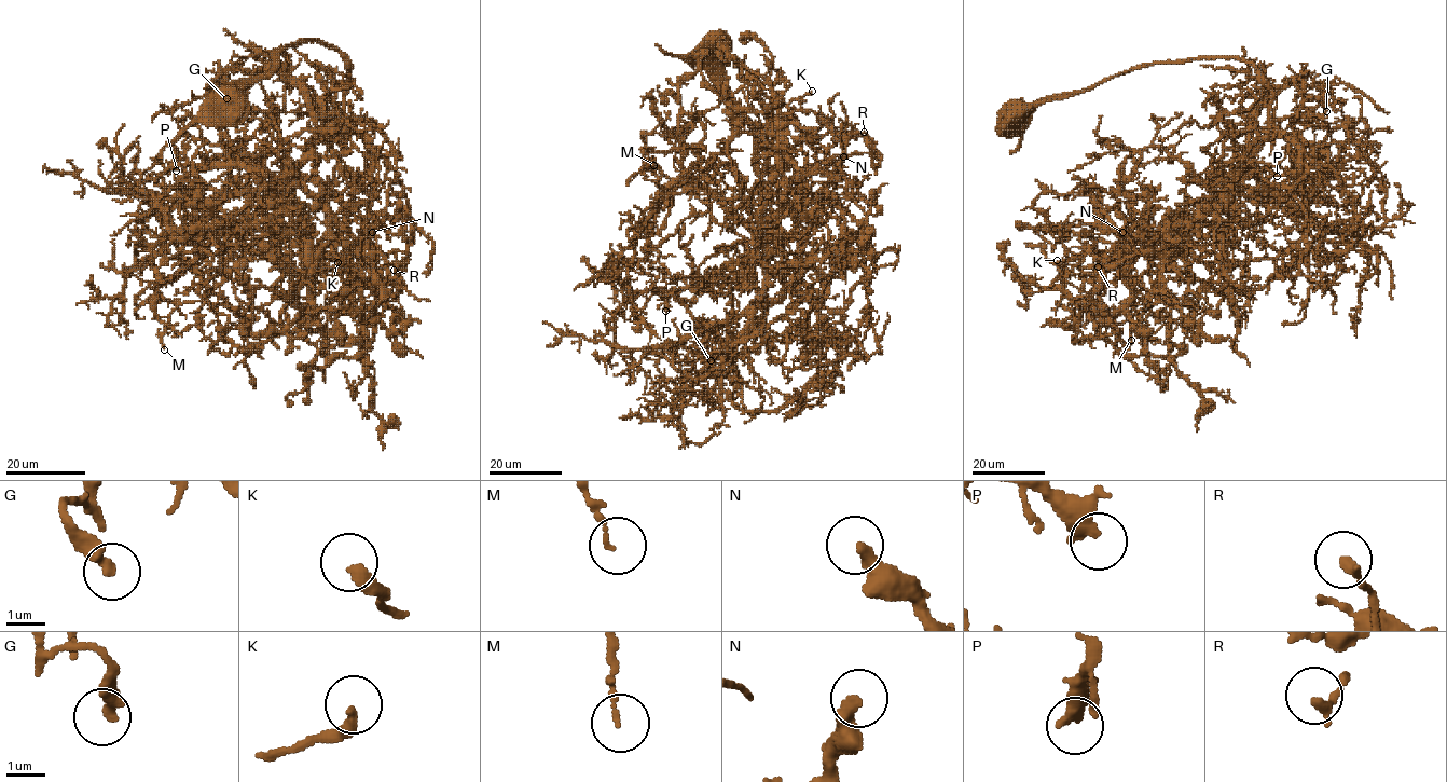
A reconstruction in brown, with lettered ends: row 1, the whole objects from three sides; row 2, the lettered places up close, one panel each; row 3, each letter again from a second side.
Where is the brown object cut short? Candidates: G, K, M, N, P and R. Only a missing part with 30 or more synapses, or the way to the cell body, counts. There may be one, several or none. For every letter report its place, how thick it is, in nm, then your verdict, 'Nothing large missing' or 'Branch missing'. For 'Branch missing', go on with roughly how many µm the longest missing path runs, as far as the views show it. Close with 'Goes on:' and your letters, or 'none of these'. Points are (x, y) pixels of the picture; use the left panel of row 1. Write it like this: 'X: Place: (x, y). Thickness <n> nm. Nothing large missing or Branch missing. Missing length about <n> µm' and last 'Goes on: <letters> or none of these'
G: Place: (226, 98). Thickness 380 nm. Nothing large missing
K: Place: (338, 262). Thickness 320 nm. Nothing large missing
M: Place: (164, 350). Thickness 100 nm. Nothing large missing
N: Place: (372, 232). Thickness 340 nm. Branch missing. Missing length about 30 µm
P: Place: (176, 170). Thickness 320 nm. Nothing large missing
R: Place: (394, 270). Thickness 240 nm. Nothing large missing
Goes on: N

